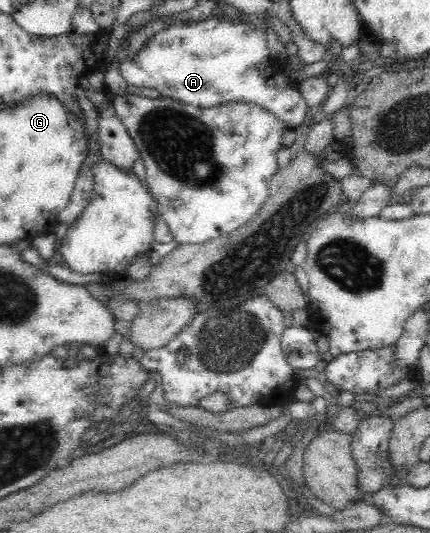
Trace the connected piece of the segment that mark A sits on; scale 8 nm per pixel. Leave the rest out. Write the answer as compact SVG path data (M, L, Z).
M209 16L195 23L173 21L167 29L151 35L145 45L133 56L129 56L119 65L119 72L130 87L155 89L160 97L173 99L201 109L221 107L224 103L254 103L263 107L275 118L283 121L289 129L295 130L304 124L308 113L307 104L299 94L298 84L287 83L277 67L273 67L269 48L267 48L266 32L261 23L244 18L242 21L223 20Z

